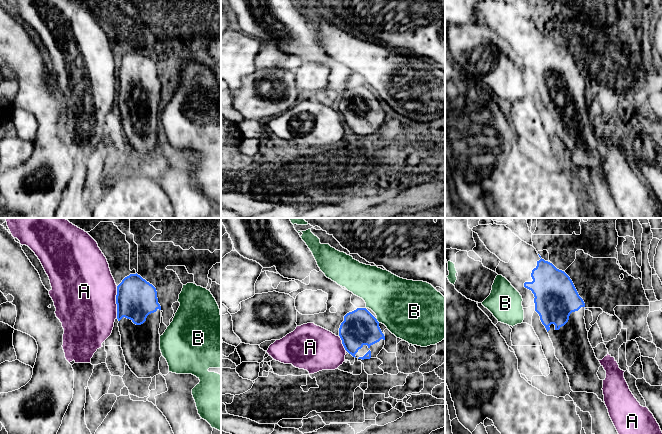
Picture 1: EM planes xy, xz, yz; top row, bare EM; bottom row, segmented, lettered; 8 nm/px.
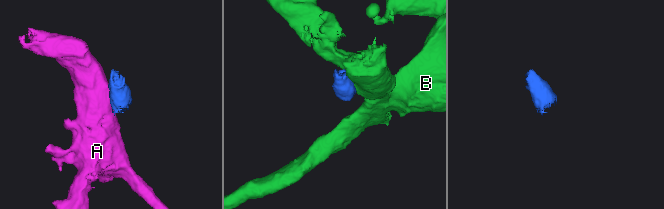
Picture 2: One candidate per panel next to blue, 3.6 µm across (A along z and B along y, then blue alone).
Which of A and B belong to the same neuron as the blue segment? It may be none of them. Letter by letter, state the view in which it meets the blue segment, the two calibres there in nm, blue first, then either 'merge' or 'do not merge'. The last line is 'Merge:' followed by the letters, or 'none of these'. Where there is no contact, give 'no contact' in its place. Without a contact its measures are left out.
A: xy | 320/500 nm | do not merge
B: xz | 280/420 nm | do not merge
Merge: none of these

